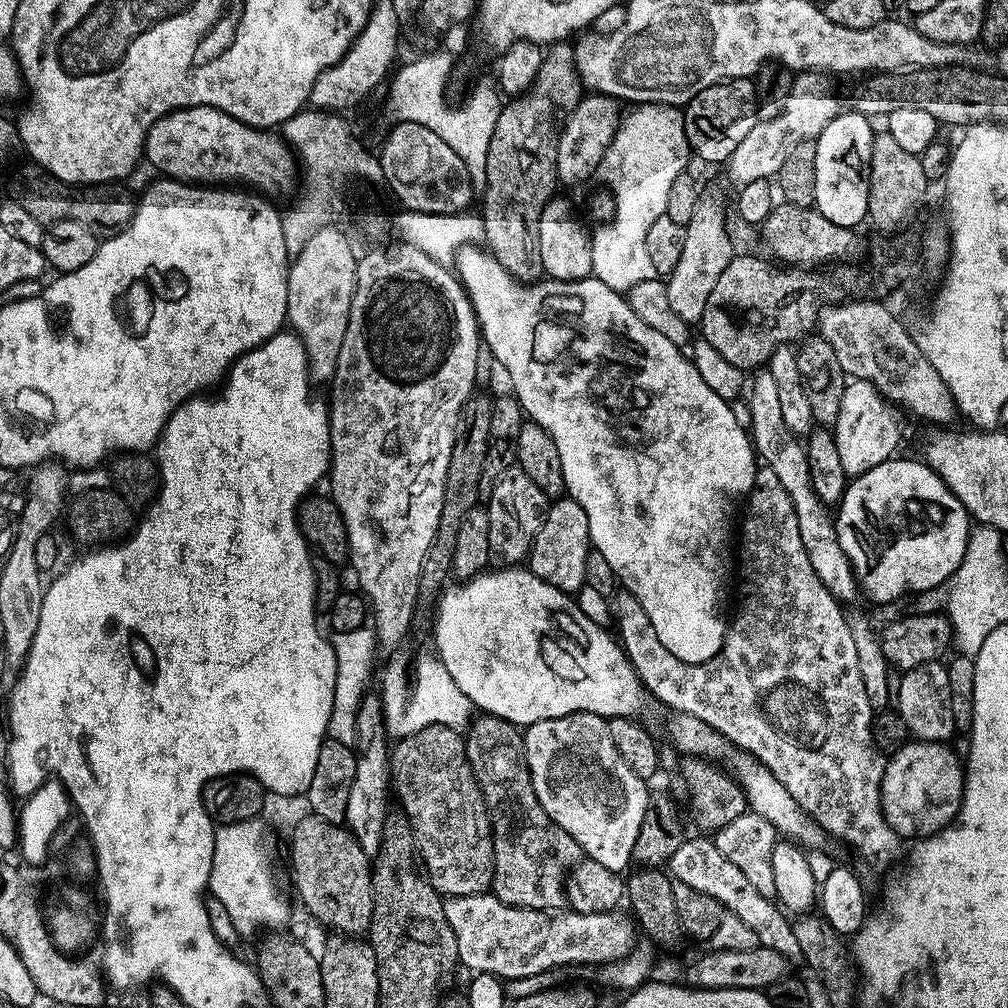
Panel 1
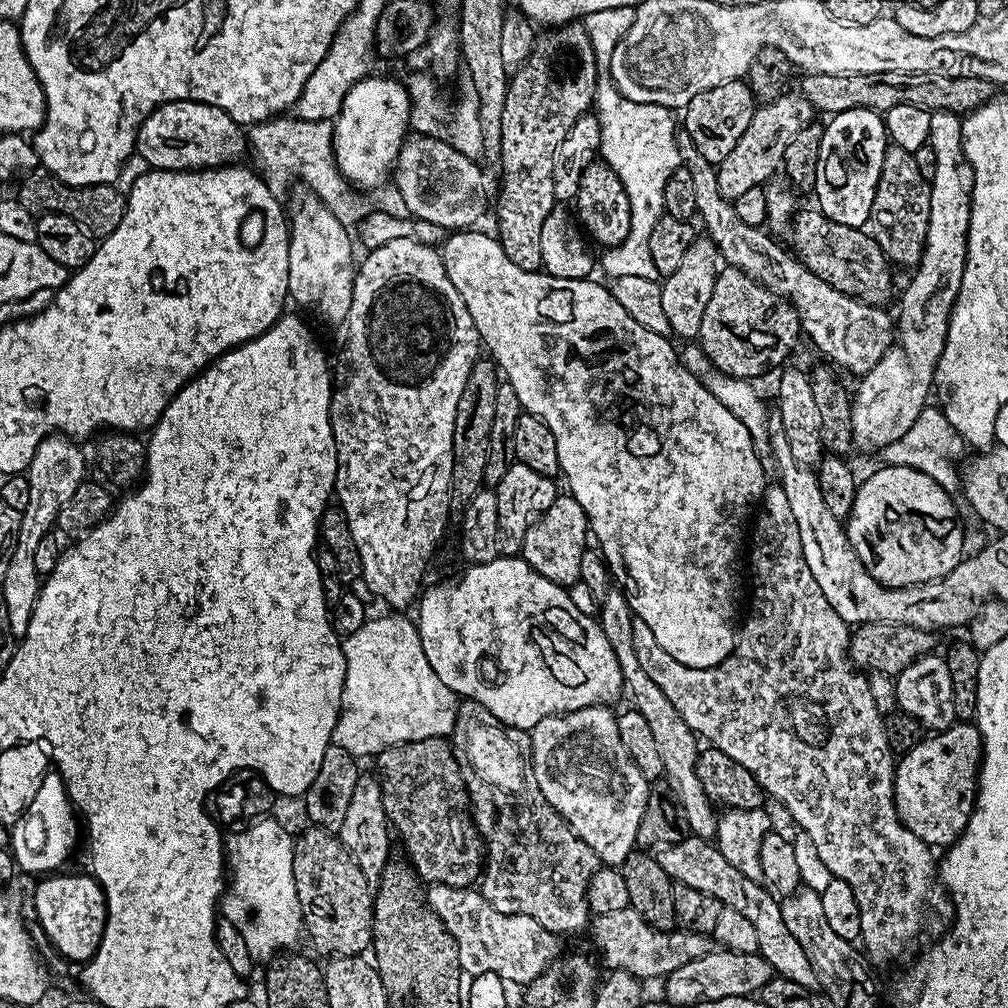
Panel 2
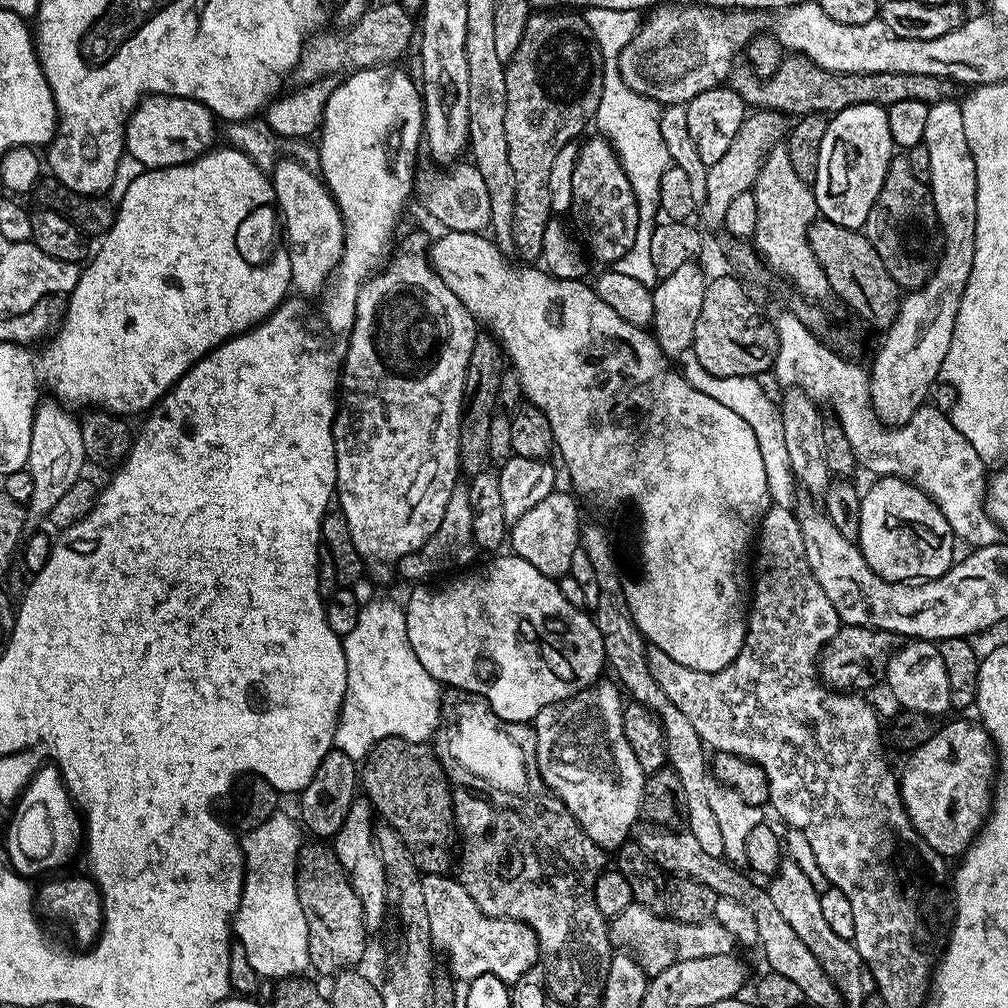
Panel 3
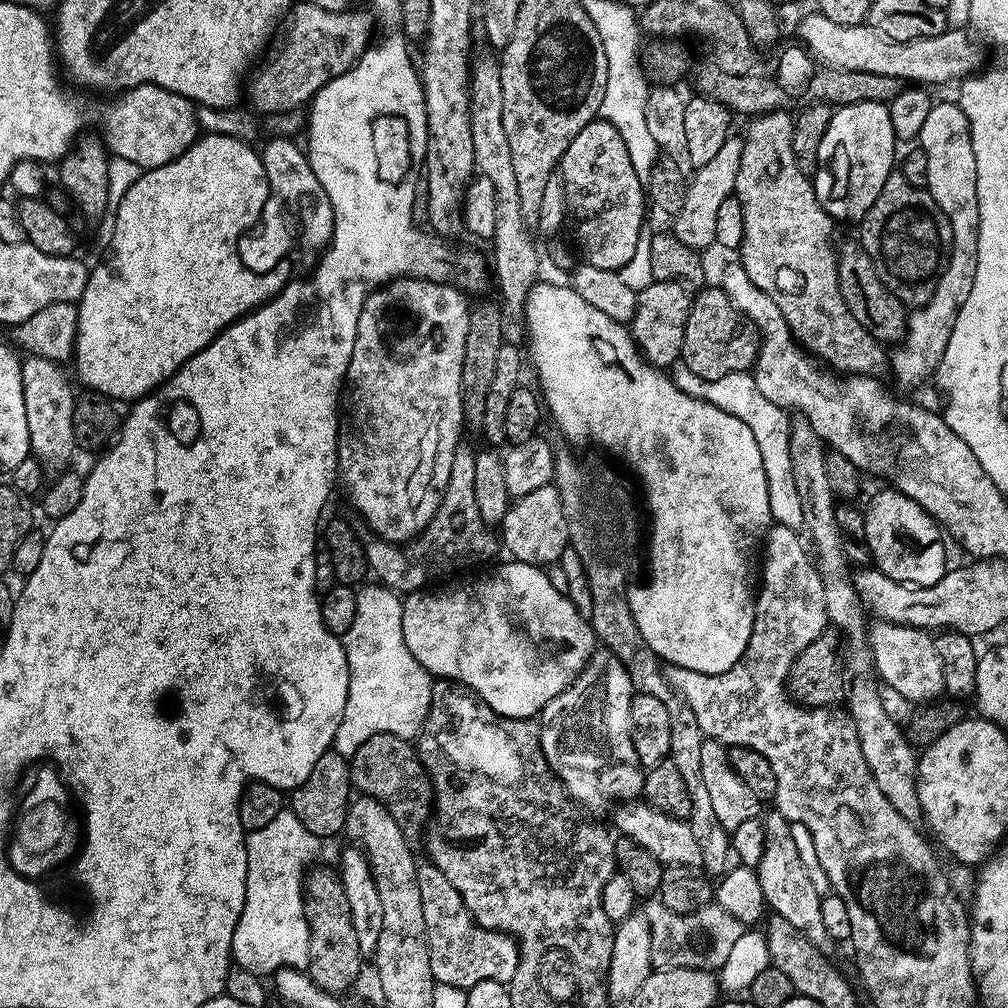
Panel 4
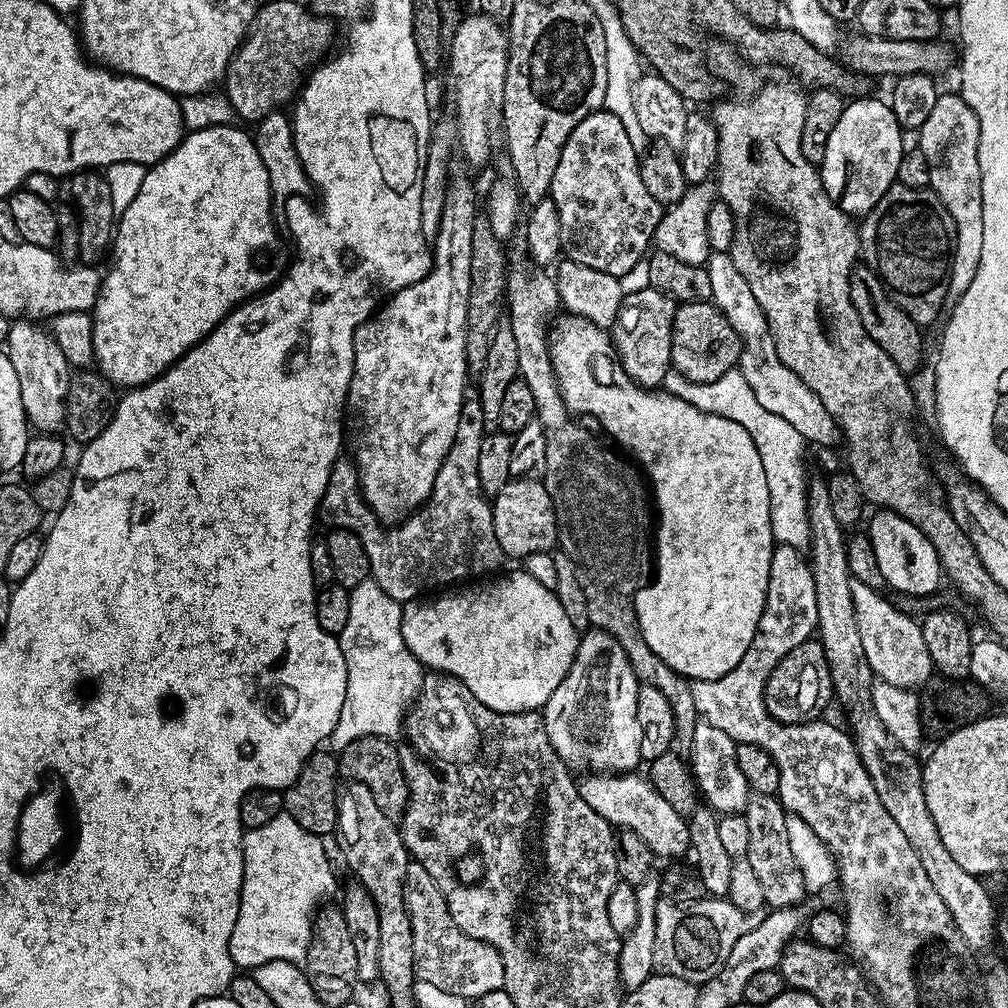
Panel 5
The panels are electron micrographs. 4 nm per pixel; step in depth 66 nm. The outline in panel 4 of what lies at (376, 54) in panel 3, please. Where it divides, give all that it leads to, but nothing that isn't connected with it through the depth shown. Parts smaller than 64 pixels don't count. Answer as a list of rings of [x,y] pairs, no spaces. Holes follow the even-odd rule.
[[[309,2],[293,3],[280,49],[272,53],[269,51],[268,61],[265,64],[257,63],[247,77],[246,100],[253,104],[251,107],[257,113],[268,114],[303,109],[325,82],[349,72],[374,40],[373,13],[368,12],[331,12]]]

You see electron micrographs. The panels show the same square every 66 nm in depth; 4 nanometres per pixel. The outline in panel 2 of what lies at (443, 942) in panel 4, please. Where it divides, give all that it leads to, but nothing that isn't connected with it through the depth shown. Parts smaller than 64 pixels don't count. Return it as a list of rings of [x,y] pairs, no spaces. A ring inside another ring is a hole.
[[[429,884],[426,888],[426,903],[428,907],[438,914],[438,918],[450,930],[454,942],[458,946],[458,962],[461,969],[469,977],[478,974],[498,974],[509,985],[520,984],[527,986],[534,978],[538,978],[550,965],[552,961],[561,955],[562,949],[558,941],[557,933],[546,930],[534,918],[522,914],[502,914],[486,902],[486,898],[475,887],[451,888],[445,884]]]

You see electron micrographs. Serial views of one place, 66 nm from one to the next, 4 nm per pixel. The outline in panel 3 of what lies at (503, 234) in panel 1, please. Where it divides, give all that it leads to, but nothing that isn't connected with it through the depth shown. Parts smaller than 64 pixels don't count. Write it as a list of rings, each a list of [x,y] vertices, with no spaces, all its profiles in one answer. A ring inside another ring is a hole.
[[[540,10],[529,15],[526,28],[522,34],[522,42],[518,42],[518,50],[507,61],[504,73],[506,74],[506,150],[510,154],[510,170],[512,171],[512,181],[514,182],[514,212],[512,214],[512,246],[515,255],[520,255],[524,262],[536,262],[543,254],[543,234],[546,226],[553,219],[554,213],[550,204],[550,191],[547,190],[549,181],[550,166],[553,165],[554,156],[558,154],[560,148],[567,143],[575,141],[579,132],[583,130],[584,123],[591,121],[598,110],[598,102],[602,98],[602,90],[606,83],[606,77],[602,70],[602,58],[596,45],[596,39],[592,33],[592,25],[587,19],[584,20],[579,11],[567,10]]]

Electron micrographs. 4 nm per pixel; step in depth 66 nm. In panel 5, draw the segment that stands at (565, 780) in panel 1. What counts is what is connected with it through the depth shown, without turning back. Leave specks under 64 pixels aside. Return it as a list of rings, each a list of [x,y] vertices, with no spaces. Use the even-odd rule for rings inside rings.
[[[600,628],[585,631],[576,661],[542,709],[550,746],[554,746],[560,759],[569,766],[593,764],[596,767],[593,769],[604,774],[639,769],[642,764],[642,726],[638,726],[640,685],[618,638]]]

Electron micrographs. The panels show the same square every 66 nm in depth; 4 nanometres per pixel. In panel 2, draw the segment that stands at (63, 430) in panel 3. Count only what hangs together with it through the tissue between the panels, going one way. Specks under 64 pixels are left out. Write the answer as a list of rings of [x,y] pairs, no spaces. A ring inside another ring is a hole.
[[[53,434],[44,439],[38,446],[34,458],[29,462],[26,475],[30,482],[30,502],[26,510],[20,514],[18,538],[10,554],[10,566],[6,566],[6,578],[2,582],[4,596],[2,602],[6,606],[6,627],[13,637],[23,638],[26,626],[30,626],[30,618],[34,614],[36,599],[40,593],[42,578],[38,570],[34,570],[34,550],[38,550],[38,542],[46,538],[56,528],[58,510],[70,502],[74,490],[85,483],[84,456],[80,453],[81,445],[77,441]]]

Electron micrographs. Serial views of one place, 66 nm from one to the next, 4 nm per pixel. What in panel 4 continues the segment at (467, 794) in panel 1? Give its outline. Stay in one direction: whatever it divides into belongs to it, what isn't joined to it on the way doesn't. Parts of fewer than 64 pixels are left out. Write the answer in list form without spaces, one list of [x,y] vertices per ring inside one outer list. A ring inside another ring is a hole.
[[[374,734],[374,738],[366,738],[366,742],[362,742],[362,746],[358,746],[358,750],[350,758],[350,767],[352,769],[352,787],[357,793],[377,800],[394,818],[394,822],[398,822],[398,826],[405,836],[415,838],[416,835],[416,837],[421,835],[434,804],[432,782],[428,778],[428,772],[415,747],[405,737],[394,734]]]

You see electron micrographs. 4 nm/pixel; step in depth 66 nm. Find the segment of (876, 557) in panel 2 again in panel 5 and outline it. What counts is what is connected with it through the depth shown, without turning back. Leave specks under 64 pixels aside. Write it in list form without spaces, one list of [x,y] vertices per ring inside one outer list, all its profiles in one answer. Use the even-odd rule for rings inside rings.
[[[880,510],[869,522],[866,534],[874,546],[885,585],[904,596],[928,596],[942,581],[940,555],[931,538],[917,524],[896,512]]]

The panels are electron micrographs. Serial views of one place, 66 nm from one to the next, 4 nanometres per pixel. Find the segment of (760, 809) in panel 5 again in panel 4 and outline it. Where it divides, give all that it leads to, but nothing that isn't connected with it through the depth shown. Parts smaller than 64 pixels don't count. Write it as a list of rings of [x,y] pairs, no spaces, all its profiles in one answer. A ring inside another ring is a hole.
[[[769,810],[762,816],[764,826],[764,845],[762,846],[762,858],[754,865],[754,871],[758,882],[762,886],[765,905],[775,915],[786,918],[794,930],[798,930],[820,952],[831,953],[834,941],[826,926],[822,923],[822,892],[814,890],[810,878],[806,874],[804,860],[800,856],[800,850],[796,845],[793,825],[782,813]]]

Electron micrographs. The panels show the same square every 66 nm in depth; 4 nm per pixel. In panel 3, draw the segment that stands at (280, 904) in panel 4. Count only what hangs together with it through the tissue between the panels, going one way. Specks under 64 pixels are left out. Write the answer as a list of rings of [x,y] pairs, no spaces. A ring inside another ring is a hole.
[[[283,814],[266,818],[243,837],[244,889],[234,917],[234,936],[246,950],[246,959],[260,978],[292,978],[309,971],[308,927],[296,889],[296,863],[300,857],[302,828]]]

